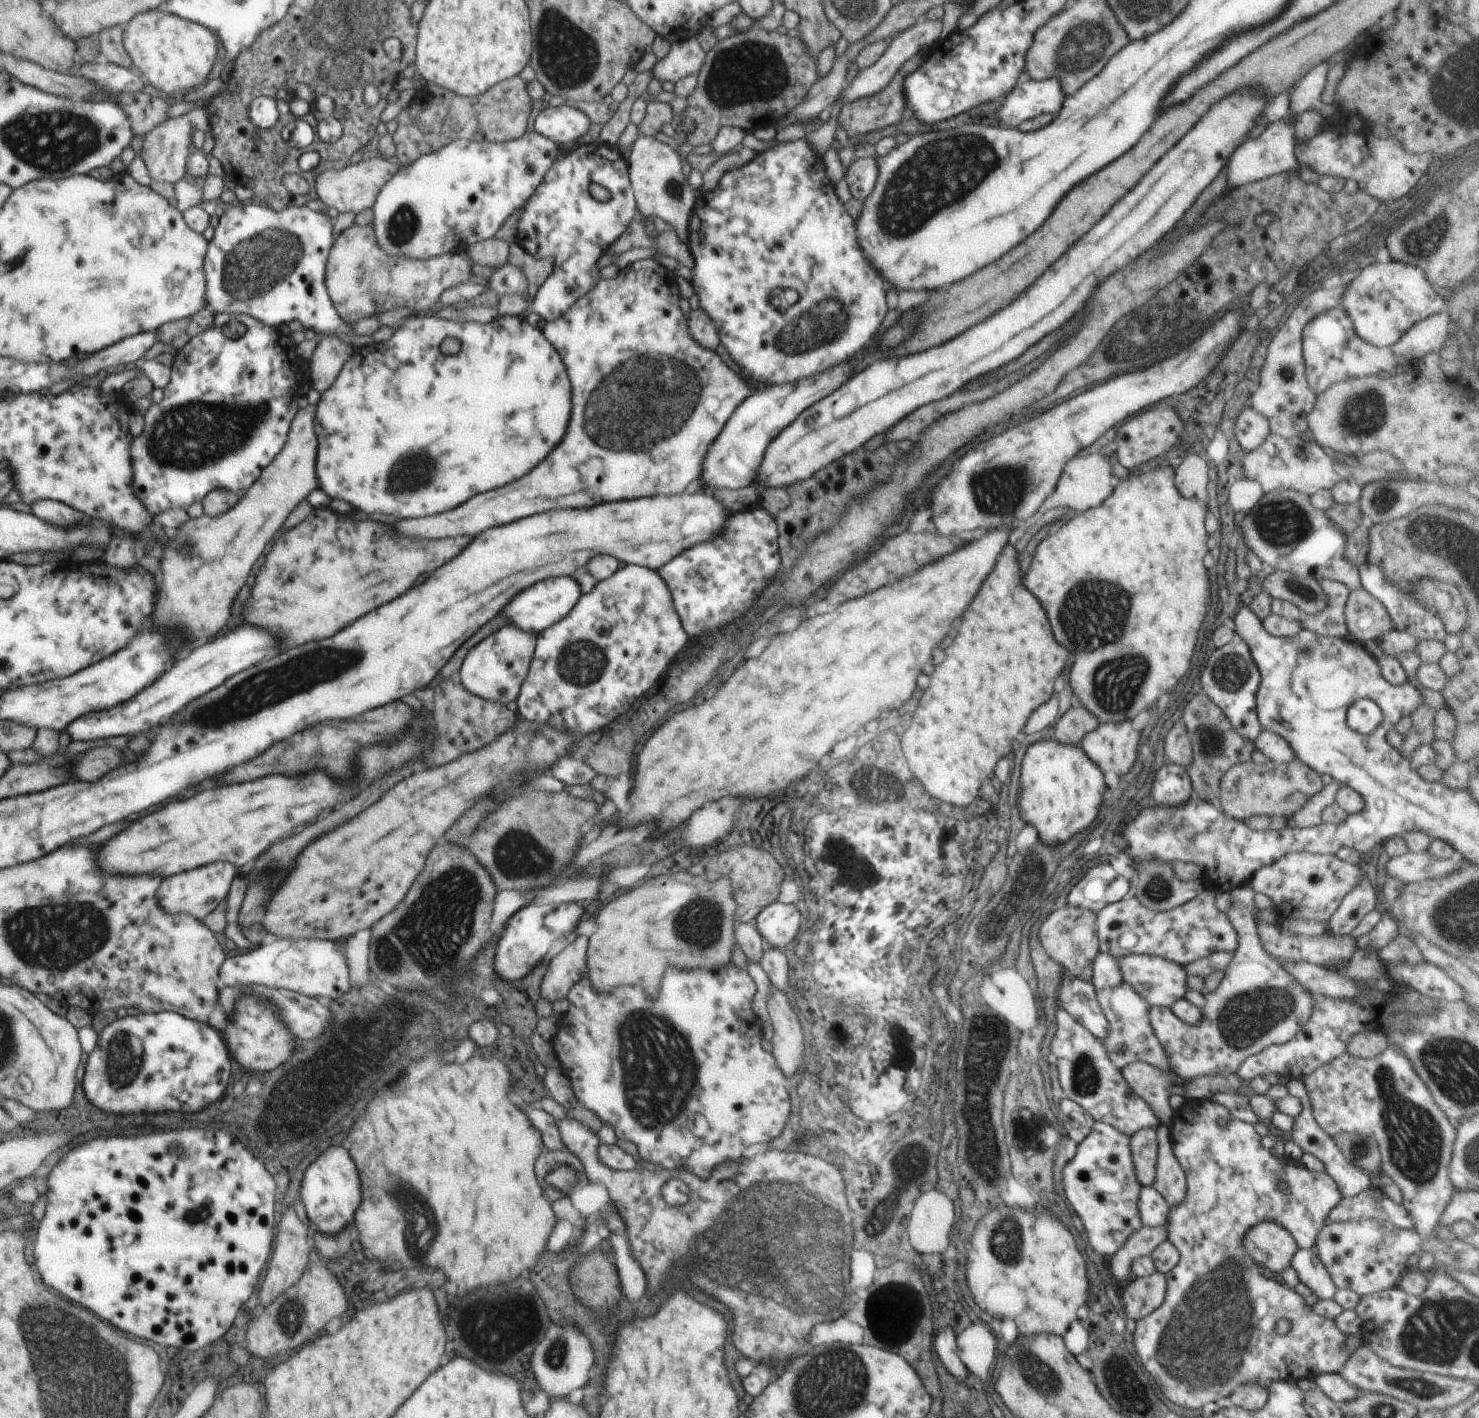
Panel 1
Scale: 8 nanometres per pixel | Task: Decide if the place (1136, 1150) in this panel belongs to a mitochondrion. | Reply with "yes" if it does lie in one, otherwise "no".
no

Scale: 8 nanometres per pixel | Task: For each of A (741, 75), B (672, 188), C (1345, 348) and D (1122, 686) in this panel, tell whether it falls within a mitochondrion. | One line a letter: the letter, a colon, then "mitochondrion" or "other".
A: mitochondrion
B: mitochondrion
C: mitochondrion
D: mitochondrion

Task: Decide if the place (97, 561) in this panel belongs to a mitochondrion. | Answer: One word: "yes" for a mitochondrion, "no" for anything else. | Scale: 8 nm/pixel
no

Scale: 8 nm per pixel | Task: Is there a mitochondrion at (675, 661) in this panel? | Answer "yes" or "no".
no

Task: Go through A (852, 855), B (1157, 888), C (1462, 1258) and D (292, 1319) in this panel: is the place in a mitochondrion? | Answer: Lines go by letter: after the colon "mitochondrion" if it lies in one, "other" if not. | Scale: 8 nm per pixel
A: mitochondrion
B: mitochondrion
C: other
D: mitochondrion

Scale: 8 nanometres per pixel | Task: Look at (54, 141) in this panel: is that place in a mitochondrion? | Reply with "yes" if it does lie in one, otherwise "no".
yes

